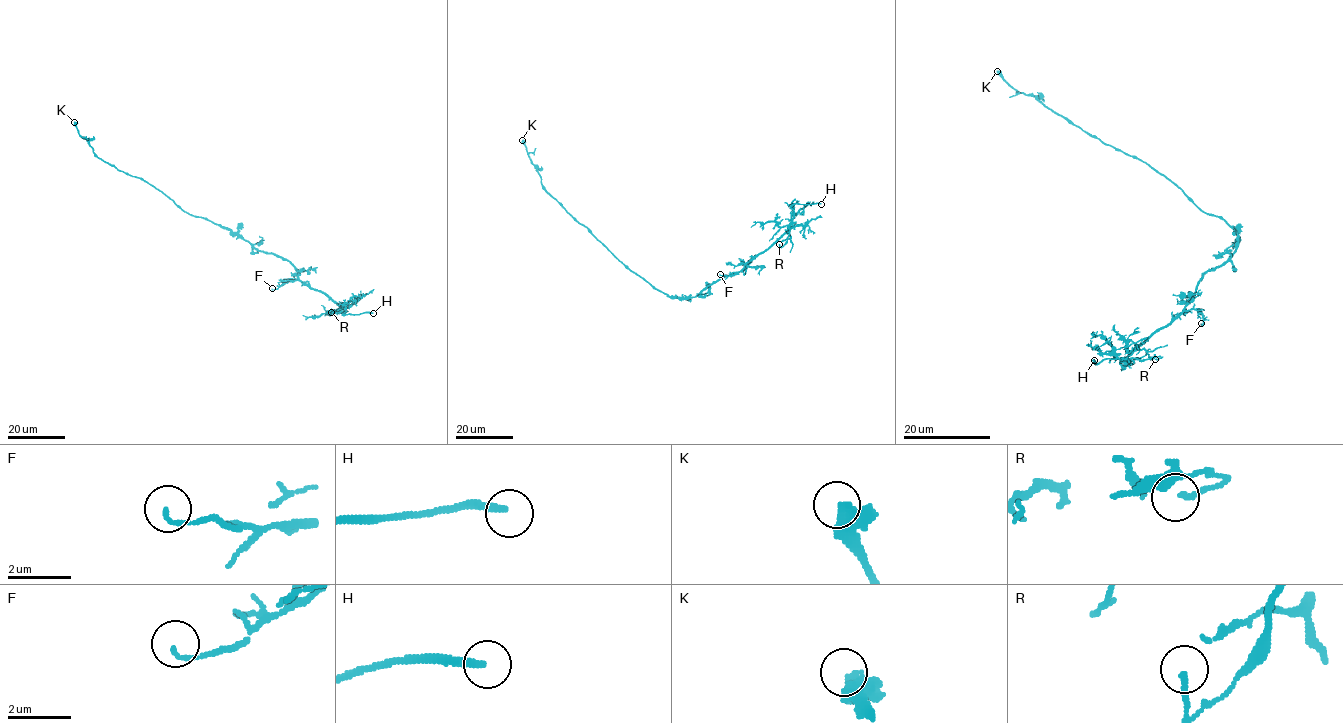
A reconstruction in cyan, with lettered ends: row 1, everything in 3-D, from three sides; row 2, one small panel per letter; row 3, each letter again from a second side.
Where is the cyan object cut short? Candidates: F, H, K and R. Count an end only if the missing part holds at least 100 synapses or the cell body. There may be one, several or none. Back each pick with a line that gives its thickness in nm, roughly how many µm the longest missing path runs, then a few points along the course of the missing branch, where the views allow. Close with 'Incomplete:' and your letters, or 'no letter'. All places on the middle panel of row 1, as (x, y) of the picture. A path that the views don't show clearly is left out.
H: calibre 240 nm; missing 15 µm; course (821, 204), (825, 210), (803, 227)
Incomplete: H

